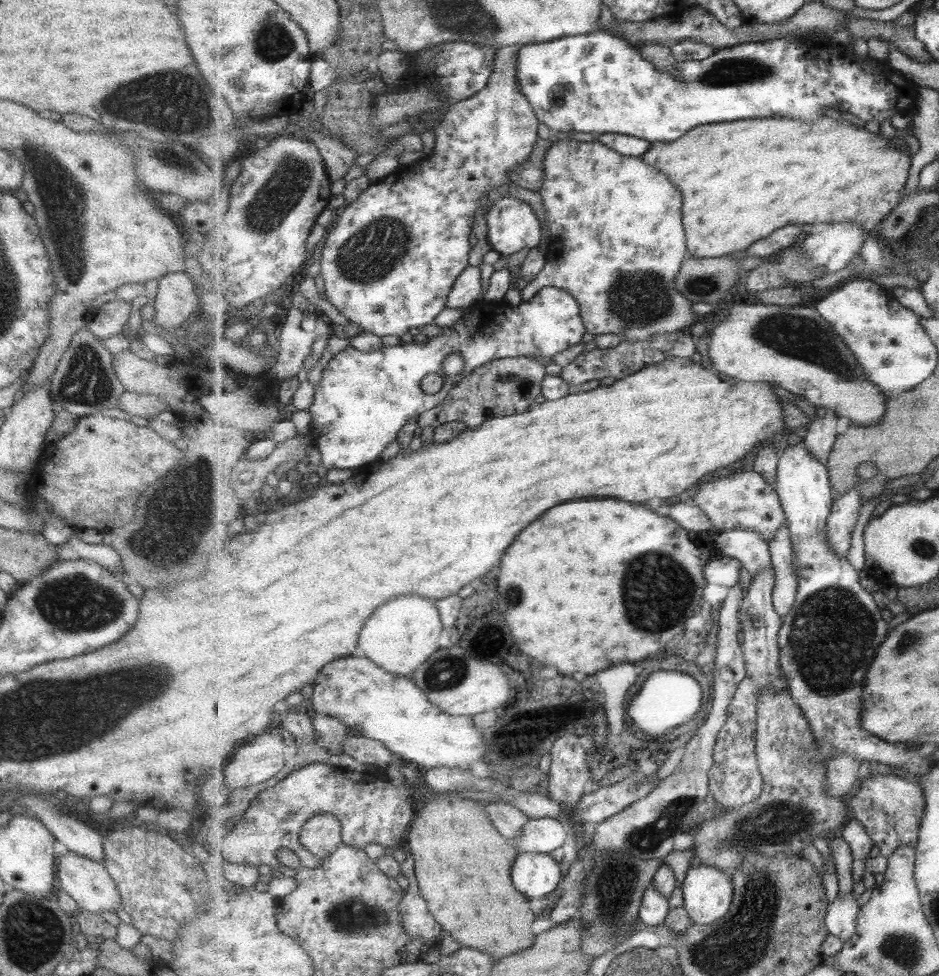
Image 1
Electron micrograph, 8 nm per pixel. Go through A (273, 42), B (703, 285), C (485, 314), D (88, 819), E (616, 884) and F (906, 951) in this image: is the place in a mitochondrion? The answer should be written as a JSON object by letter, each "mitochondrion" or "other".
{"A":"mitochondrion","B":"mitochondrion","C":"other","D":"other","E":"mitochondrion","F":"mitochondrion"}

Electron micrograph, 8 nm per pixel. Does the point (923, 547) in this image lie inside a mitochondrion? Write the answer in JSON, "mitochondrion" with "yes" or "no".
{"mitochondrion":"yes"}

